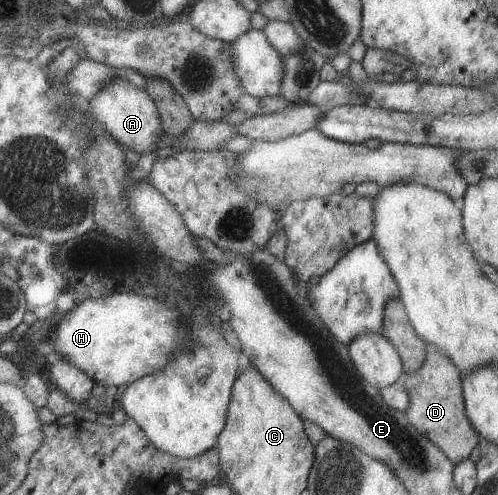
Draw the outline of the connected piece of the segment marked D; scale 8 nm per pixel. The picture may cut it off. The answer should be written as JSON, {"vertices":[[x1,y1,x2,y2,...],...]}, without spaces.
{"vertices":[[426,343,425,360,413,374,403,371,400,381,409,396,409,406,405,410,407,422,431,440,453,464,469,459,471,451,480,441,471,423,466,420,460,372,446,354,439,352,435,346]]}

